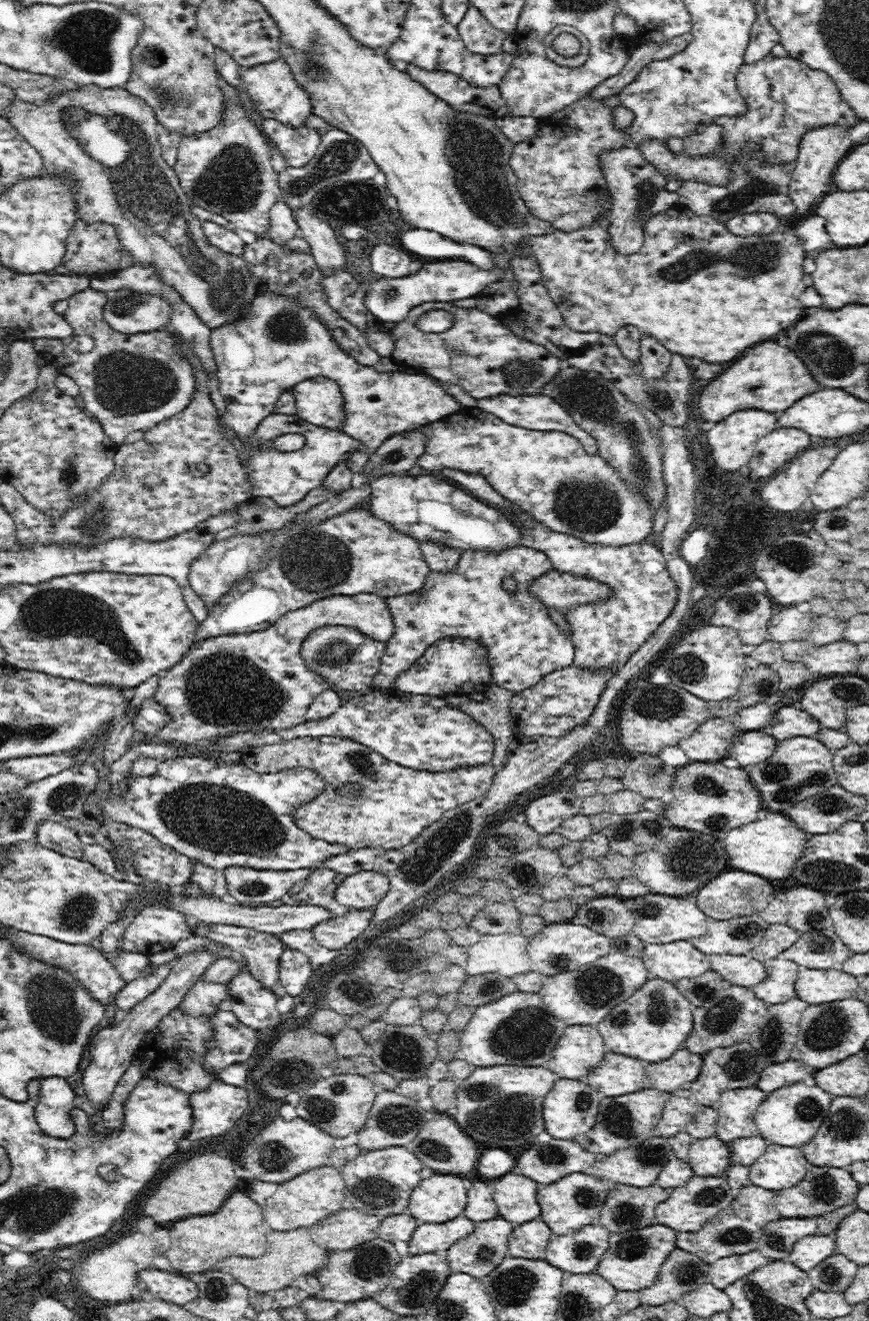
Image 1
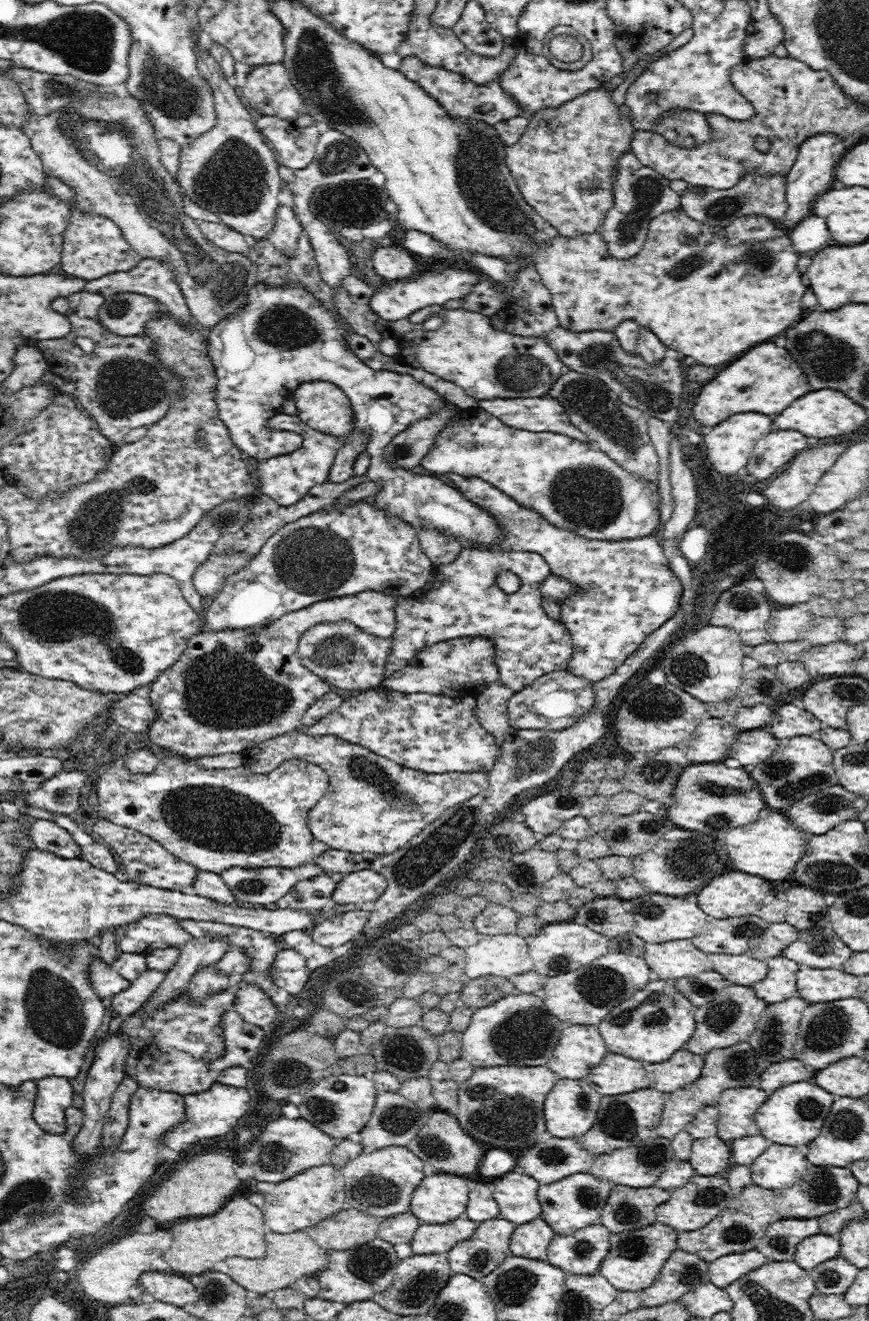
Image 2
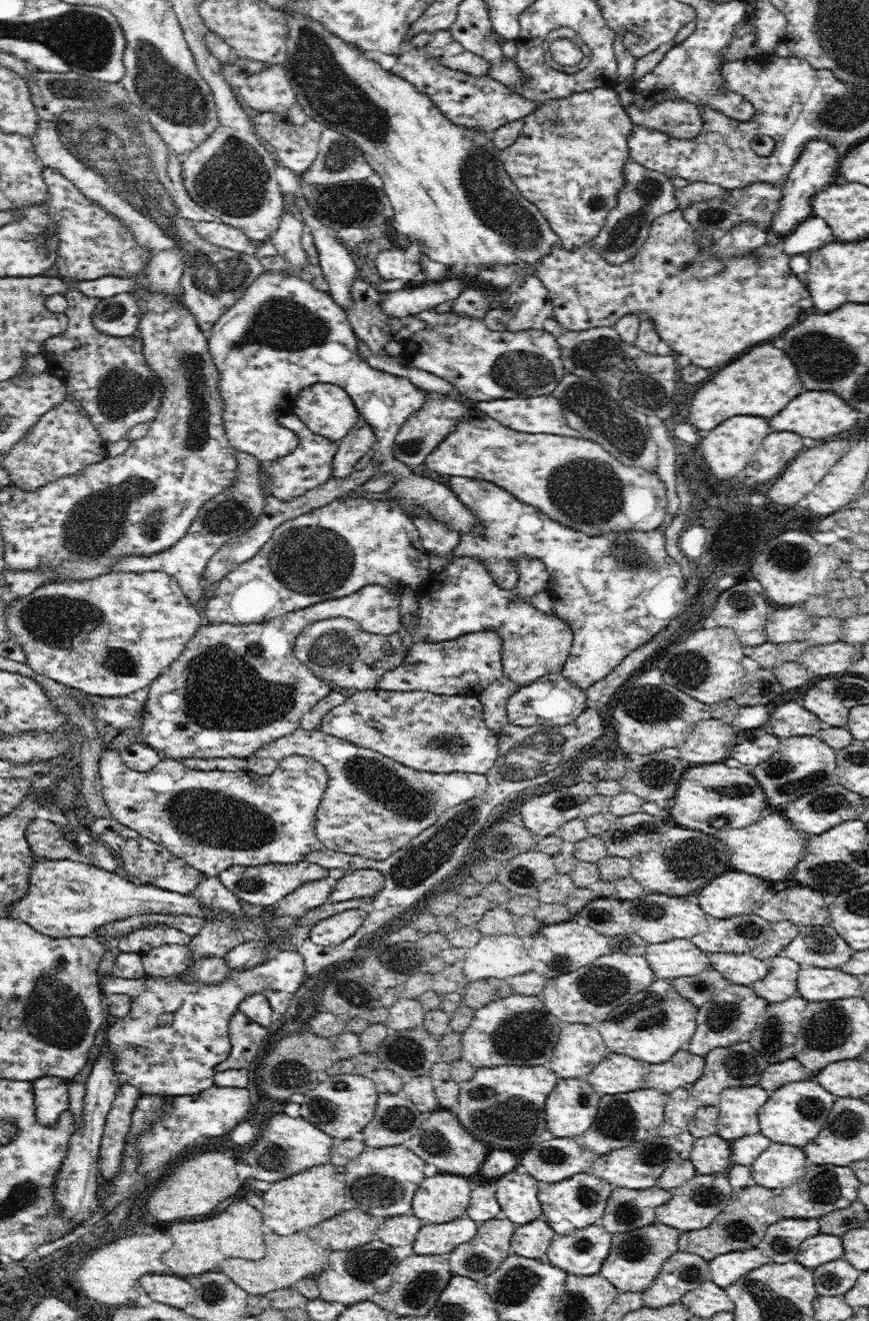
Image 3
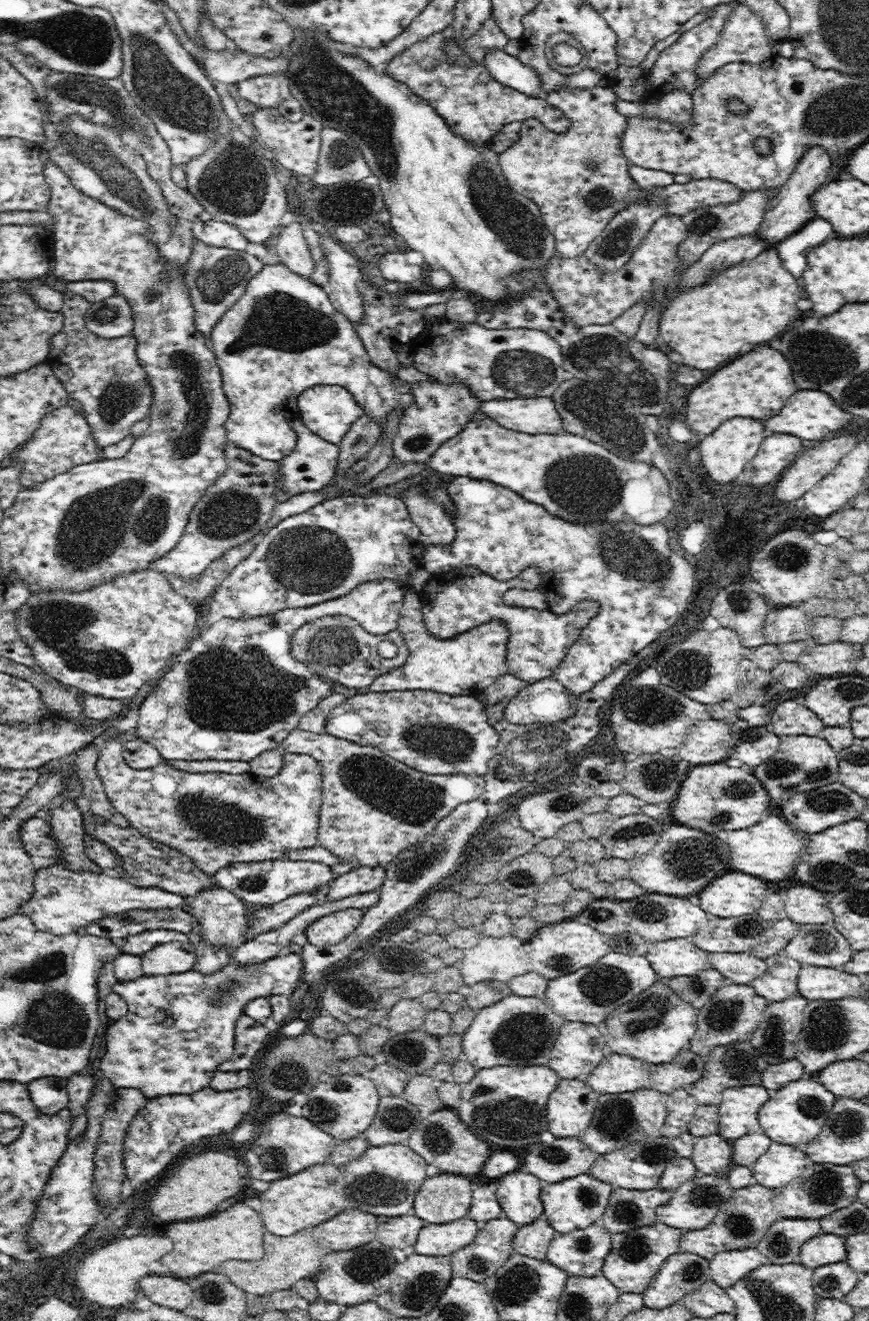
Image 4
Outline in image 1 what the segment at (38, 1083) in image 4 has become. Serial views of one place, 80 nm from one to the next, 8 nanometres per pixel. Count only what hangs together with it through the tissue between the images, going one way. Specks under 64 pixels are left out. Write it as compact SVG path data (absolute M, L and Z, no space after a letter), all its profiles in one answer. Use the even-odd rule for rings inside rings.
M49 1076L40 1079L34 1116L44 1133L64 1139L74 1134L70 1110L75 1107L75 1096L76 1093L64 1077Z

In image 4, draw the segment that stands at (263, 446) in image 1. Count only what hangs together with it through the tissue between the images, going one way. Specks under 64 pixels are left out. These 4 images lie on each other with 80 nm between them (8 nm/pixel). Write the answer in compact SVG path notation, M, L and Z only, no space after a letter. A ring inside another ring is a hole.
M301 418L292 420L291 425L297 432L297 443L290 456L279 461L282 497L288 498L307 491L322 490L325 486L333 485L337 477L340 476L338 475L339 445L332 444L313 433Z

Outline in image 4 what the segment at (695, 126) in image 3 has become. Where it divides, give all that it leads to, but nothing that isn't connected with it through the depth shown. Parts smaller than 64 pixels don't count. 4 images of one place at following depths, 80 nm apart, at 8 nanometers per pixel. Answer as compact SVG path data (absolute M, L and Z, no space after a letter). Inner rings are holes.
M672 90L660 97L640 100L636 102L626 102L616 96L615 108L624 117L646 117L660 120L667 120L679 128L688 130L692 128L693 109L691 94L685 90Z

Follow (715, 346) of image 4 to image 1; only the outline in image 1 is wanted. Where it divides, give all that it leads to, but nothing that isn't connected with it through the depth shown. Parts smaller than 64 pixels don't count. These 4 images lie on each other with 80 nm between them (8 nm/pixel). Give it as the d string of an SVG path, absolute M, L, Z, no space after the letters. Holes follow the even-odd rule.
M677 202L668 210L654 214L651 219L644 224L644 242L640 252L630 256L618 255L612 241L610 241L610 233L608 233L609 211L604 211L601 217L594 219L595 223L587 227L578 227L572 232L564 232L556 229L553 233L544 236L531 236L528 241L531 243L531 253L536 256L541 270L541 282L545 284L549 295L556 303L564 321L568 326L576 332L599 332L600 334L607 334L614 337L616 332L627 326L628 324L635 326L641 334L649 334L654 336L662 346L666 346L670 352L682 354L682 356L694 356L694 358L702 358L706 362L730 362L734 358L738 358L746 348L770 340L772 336L776 336L778 332L786 330L788 326L796 324L798 320L802 320L804 316L804 306L800 302L800 294L804 292L804 284L802 284L802 262L804 262L804 245L800 243L798 235L796 235L795 227L783 227L779 230L774 230L768 234L754 233L753 235L740 236L732 231L728 231L726 223L718 221L716 217L710 215L700 216L696 215L692 209L684 206L684 204Z

